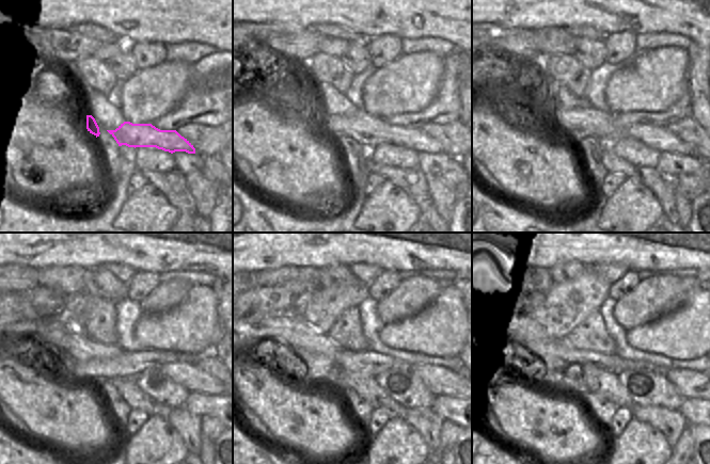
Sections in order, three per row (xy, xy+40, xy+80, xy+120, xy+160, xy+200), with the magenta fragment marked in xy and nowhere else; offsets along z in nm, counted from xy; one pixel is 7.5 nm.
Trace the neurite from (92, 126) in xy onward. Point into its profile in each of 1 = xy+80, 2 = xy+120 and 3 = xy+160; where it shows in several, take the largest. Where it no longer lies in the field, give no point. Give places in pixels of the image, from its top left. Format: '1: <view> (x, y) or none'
1: xy+80 (540, 96)
2: xy+120 (52, 332)
3: xy+160 (294, 331)

